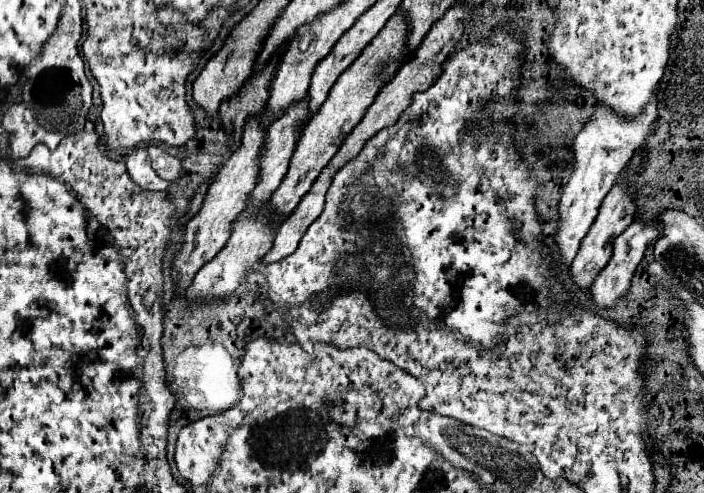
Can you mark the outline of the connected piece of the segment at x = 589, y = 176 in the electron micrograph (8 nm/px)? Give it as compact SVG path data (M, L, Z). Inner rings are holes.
M659 88L653 92L649 106L633 120L621 118L613 110L609 110L607 106L597 102L593 116L587 120L585 128L575 136L575 144L573 144L575 170L573 170L571 180L565 186L563 196L561 196L561 204L559 204L561 218L559 218L559 230L555 236L565 262L573 262L573 258L579 250L579 244L581 244L583 236L587 234L587 230L591 228L603 198L607 196L607 192L615 184L621 170L629 164L633 152L649 136L651 124L657 120L657 92L659 92Z

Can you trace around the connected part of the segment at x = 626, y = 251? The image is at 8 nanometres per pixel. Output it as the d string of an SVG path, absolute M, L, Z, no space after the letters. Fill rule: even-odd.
M635 218L633 224L621 236L615 238L615 242L613 242L613 256L611 256L609 264L599 272L599 276L595 278L595 282L591 286L591 296L593 296L593 302L597 306L613 306L613 304L617 304L623 298L623 294L627 294L629 282L631 282L639 262L643 260L643 254L645 254L649 242L653 242L657 236L659 236L657 228L653 228L649 224L641 224L641 220Z

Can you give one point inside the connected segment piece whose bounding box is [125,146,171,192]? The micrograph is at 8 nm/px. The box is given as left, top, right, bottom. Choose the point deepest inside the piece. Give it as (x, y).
(138, 163)

